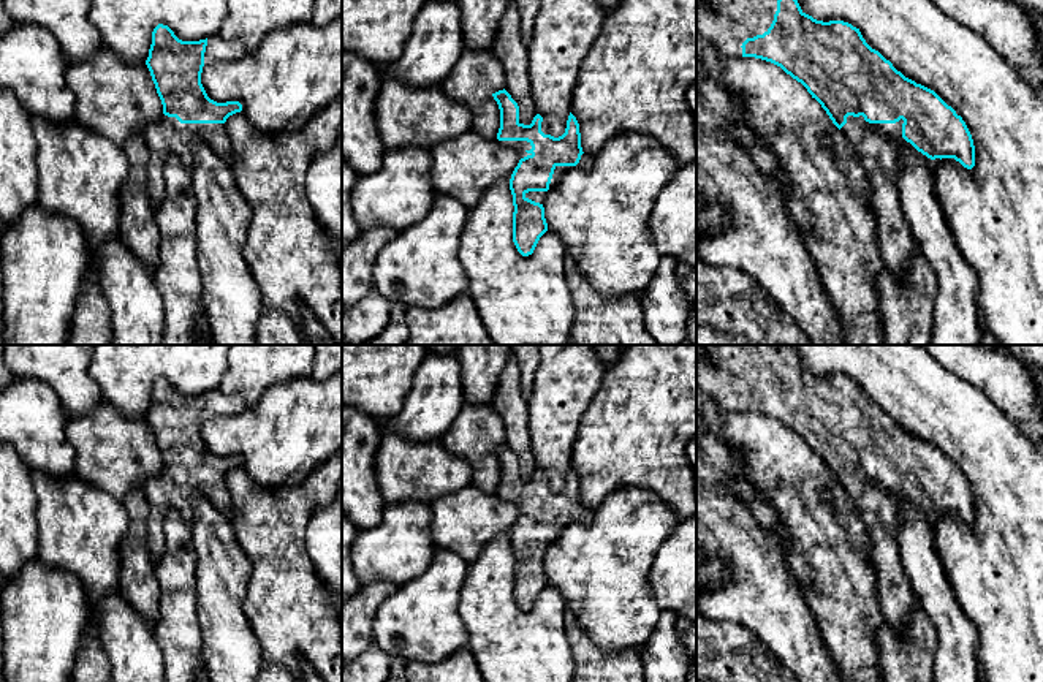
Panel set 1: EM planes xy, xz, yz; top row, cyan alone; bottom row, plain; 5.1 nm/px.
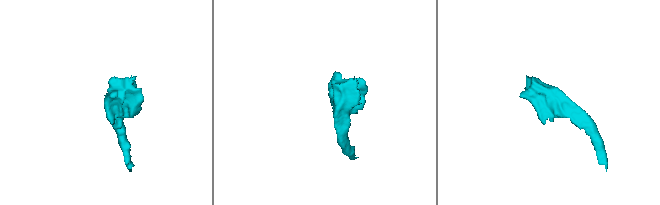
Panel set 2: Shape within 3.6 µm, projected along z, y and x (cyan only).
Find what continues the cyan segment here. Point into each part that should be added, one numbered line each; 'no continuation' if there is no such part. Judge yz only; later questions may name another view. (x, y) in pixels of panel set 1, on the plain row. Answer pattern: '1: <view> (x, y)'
1: yz (727, 372)
2: yz (876, 499)

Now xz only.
1: xz (538, 551)

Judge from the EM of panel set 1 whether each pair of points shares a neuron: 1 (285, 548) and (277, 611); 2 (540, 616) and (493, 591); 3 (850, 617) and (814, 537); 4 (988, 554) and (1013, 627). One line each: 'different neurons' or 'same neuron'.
1: same neuron
2: same neuron
3: same neuron
4: same neuron

